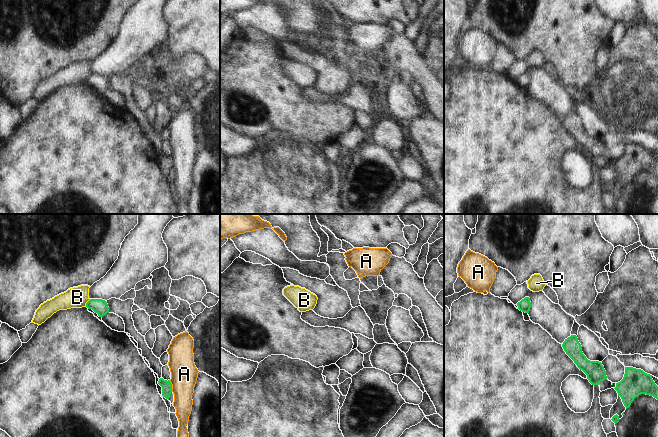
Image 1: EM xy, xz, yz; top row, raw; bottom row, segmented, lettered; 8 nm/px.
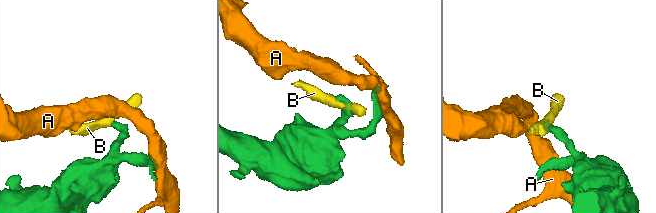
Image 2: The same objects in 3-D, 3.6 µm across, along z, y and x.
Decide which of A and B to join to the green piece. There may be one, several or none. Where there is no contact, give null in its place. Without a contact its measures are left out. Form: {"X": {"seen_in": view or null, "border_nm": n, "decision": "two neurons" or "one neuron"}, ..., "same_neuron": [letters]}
{"A": {"seen_in": "xy", "border_nm": 100, "decision": "two neurons"}, "B": {"seen_in": "xy", "border_nm": 70, "decision": "two neurons"}, "same_neuron": []}

